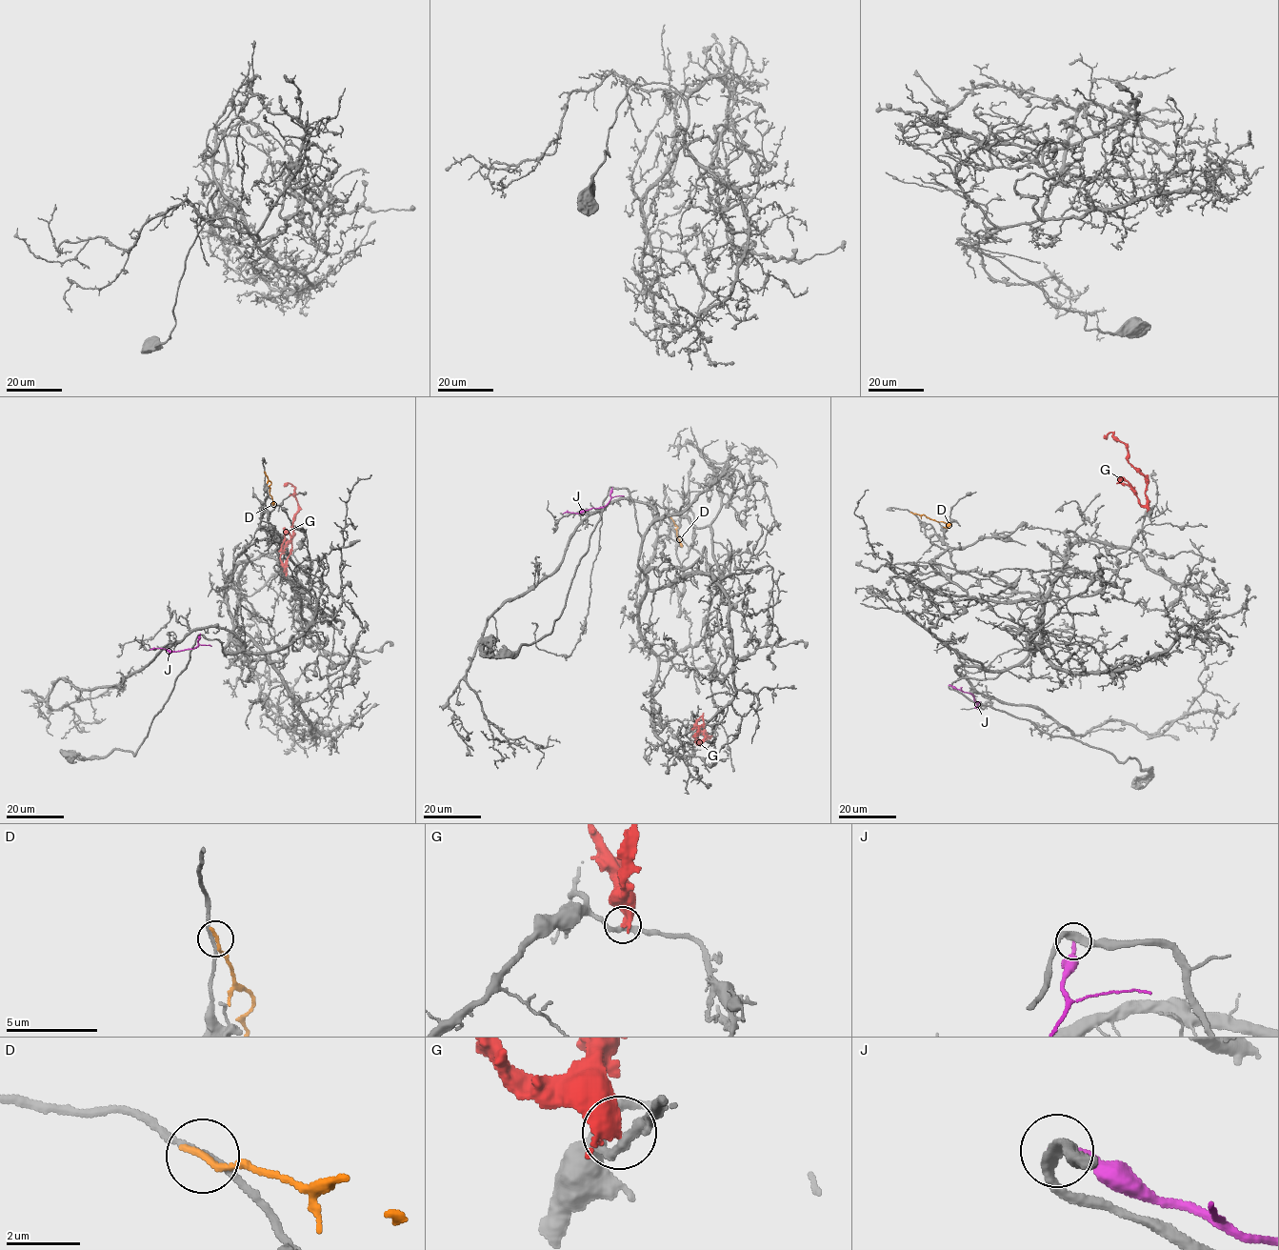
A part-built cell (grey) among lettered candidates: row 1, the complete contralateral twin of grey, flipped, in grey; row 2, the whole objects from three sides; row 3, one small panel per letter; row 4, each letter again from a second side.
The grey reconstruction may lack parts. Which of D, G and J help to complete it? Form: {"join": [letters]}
{"join": []}

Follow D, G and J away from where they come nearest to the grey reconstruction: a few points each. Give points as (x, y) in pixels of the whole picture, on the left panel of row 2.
D: (265, 473), (270, 483), (272, 503)
G: (285, 574), (280, 558), (292, 535), (294, 514), (298, 510), (293, 486), (286, 485)
J: (200, 635), (198, 647), (192, 649), (149, 649)

